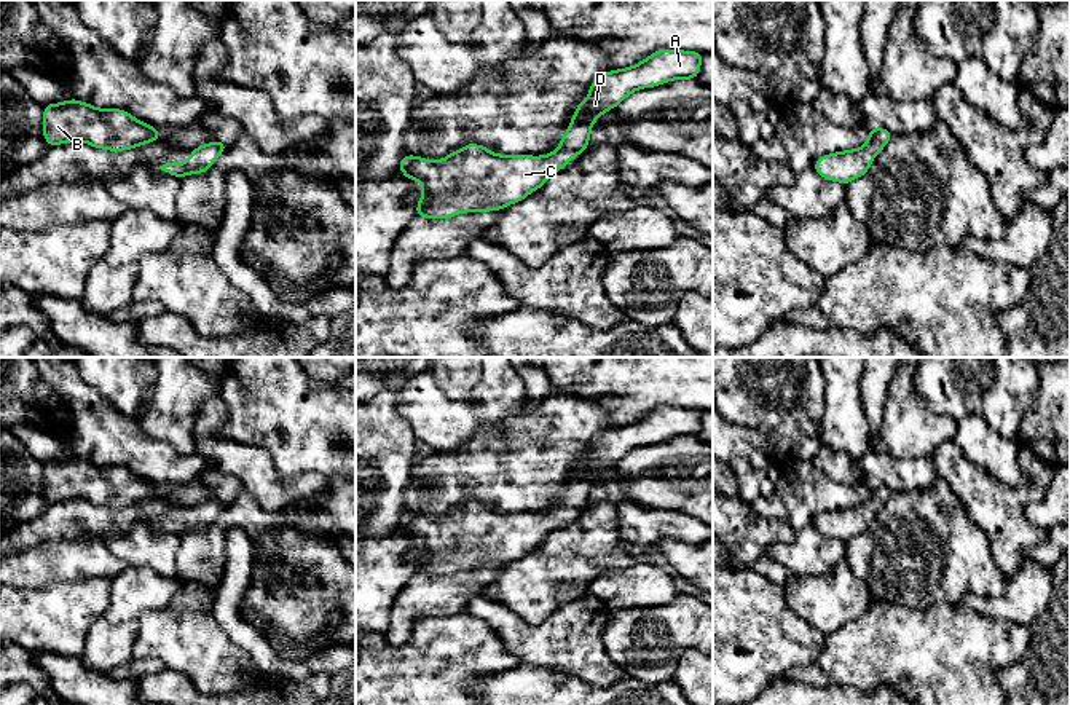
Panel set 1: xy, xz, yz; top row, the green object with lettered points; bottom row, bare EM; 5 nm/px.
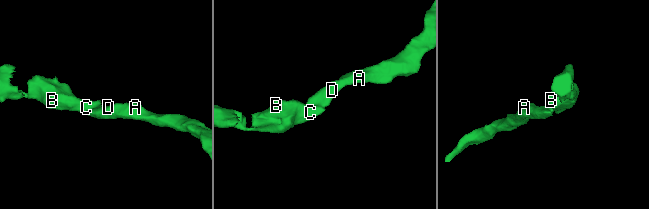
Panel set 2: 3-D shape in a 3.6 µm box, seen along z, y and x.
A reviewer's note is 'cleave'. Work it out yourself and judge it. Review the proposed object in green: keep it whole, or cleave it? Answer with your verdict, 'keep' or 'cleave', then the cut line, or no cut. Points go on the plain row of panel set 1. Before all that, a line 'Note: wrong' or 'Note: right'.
Note: wrong
keep | no cut

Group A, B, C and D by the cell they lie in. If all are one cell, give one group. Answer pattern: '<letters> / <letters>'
A B C D

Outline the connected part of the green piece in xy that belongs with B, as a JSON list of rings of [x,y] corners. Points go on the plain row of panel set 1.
[[[78,456],[43,463],[43,494],[51,502],[86,499],[108,509],[124,509],[155,499],[163,488],[123,466],[97,466]]]

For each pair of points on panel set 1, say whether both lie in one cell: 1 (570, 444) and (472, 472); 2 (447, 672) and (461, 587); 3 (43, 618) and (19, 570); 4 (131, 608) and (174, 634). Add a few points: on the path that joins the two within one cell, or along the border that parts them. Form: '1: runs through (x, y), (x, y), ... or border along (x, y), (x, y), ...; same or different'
1: runs through (546, 452), (533, 453), (519, 466), (496, 466); same
2: border along (463, 611), (420, 616); different
3: border along (66, 581), (40, 587), (16, 587); different
4: border along (168, 605), (158, 610), (147, 610), (136, 621); different

